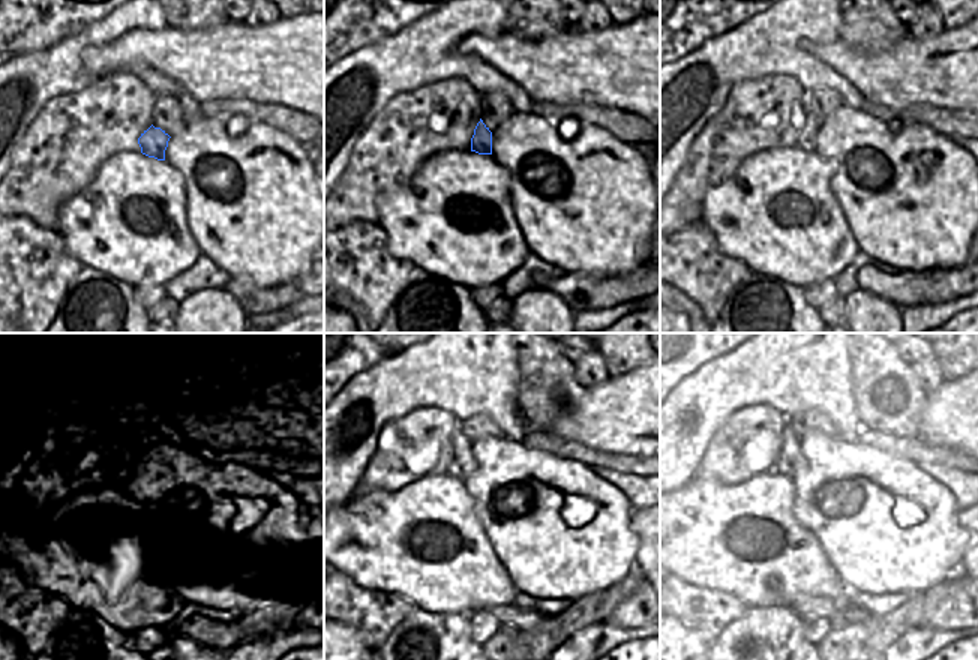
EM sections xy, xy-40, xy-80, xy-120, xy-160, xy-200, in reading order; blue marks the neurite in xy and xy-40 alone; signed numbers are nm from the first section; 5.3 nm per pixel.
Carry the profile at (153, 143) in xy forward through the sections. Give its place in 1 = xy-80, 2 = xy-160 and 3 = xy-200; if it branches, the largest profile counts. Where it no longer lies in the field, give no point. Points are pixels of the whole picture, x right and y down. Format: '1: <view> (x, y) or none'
1: xy-80 (807, 137)
2: xy-160 (462, 464)
3: xy-200 (791, 458)

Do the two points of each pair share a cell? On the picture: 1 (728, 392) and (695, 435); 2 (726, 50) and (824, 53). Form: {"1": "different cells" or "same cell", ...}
{"1": "same cell", "2": "different cells"}

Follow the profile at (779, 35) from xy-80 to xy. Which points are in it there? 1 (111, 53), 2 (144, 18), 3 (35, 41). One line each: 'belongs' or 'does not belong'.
1: does not belong
2: belongs
3: does not belong

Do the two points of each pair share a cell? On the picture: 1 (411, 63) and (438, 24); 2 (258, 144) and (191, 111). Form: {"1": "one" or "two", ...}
{"1": "one", "2": "two"}

